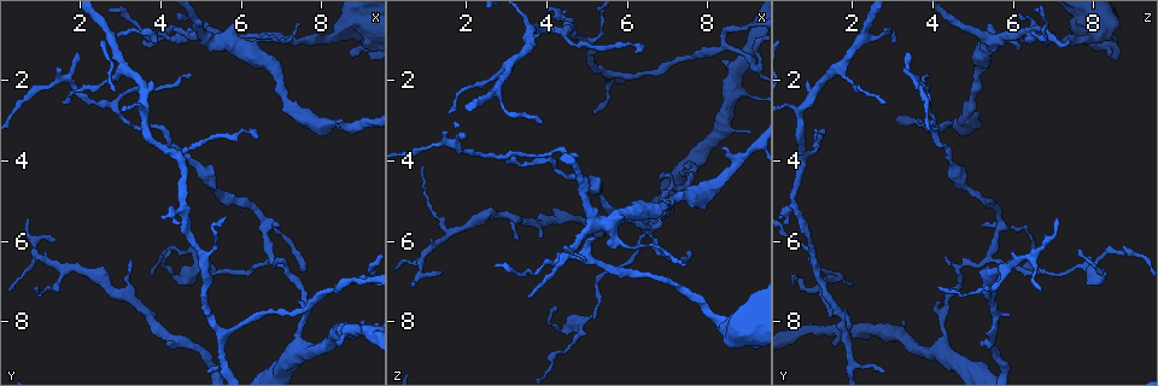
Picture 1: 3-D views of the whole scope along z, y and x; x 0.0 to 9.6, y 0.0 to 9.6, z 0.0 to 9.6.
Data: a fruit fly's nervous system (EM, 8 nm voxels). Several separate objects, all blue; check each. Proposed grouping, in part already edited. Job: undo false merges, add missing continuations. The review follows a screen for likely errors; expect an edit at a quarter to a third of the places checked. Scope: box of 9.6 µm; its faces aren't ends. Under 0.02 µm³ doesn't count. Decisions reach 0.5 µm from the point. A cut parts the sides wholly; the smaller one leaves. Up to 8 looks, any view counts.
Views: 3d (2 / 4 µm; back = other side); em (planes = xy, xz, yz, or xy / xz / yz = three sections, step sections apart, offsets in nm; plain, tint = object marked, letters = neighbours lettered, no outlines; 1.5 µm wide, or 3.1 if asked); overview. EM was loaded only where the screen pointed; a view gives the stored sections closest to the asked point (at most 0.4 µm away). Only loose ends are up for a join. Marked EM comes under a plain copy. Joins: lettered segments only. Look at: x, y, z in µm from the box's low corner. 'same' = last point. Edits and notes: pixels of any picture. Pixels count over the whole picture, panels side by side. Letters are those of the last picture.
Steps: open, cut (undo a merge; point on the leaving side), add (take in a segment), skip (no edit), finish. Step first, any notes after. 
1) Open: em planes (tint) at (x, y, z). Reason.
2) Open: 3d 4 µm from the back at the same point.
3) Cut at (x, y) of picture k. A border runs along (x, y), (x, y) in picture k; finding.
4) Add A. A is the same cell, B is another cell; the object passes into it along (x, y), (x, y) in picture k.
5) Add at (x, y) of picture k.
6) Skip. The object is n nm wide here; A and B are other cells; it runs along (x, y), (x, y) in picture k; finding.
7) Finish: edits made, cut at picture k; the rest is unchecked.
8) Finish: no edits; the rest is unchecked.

Open: em planes (letters) at (8.65, 1.35, 8.45). Free end.

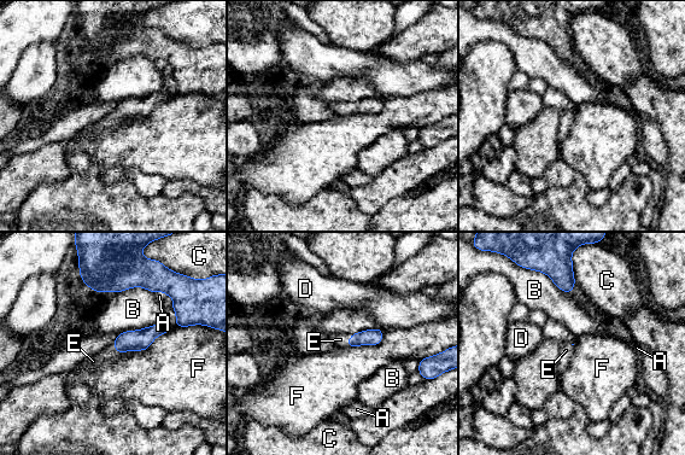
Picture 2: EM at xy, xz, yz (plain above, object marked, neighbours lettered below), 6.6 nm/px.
Add E. The longest contact is with F, 400 nm; E is the same cell, A, B, C, D and F are other cells; the cell continues.

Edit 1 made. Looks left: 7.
Open: 3d 2 µm at (5.30, 6.80, 6.90). Sharp bend.

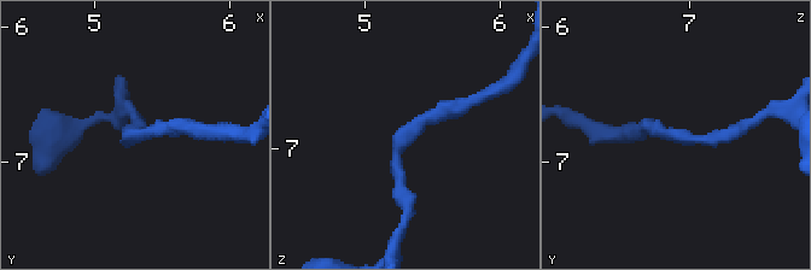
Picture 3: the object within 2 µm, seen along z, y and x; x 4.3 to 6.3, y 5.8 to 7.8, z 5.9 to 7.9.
Open: em planes (letters) at (5.24, 6.78, 6.96).

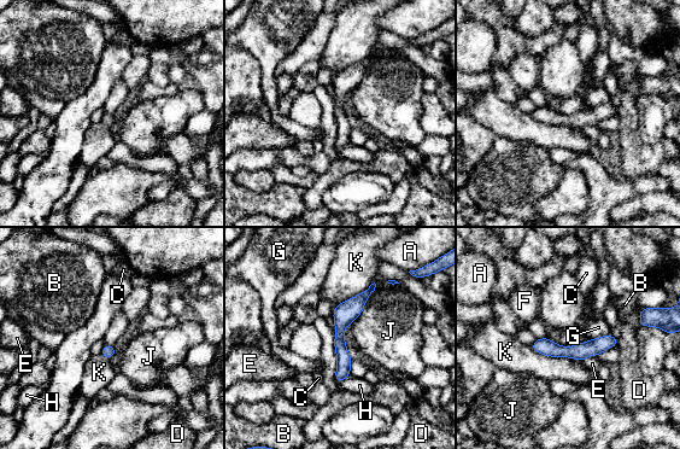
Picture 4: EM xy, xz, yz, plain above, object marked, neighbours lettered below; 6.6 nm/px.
Skip. A, B, C, D, E, F, G, H, J and K are other cells; it runs along (365, 293), (341, 320), (338, 377) in picture 4; continuous, no second cell.

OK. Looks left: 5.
Open: 3d 2 µm at (7.55, 6.70, 6.30). Tapers out.

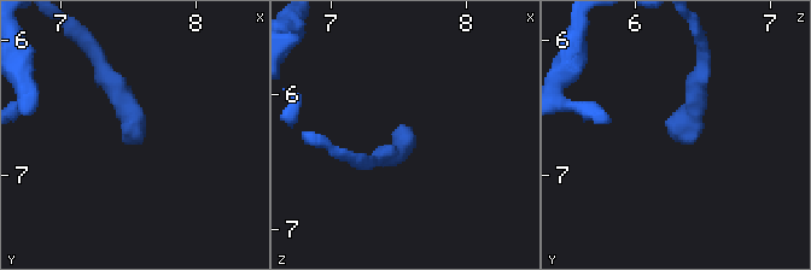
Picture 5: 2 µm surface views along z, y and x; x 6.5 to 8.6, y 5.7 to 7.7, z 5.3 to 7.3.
Open: em yz step 8 (letters) at (7.62, 6.72, 6.26).

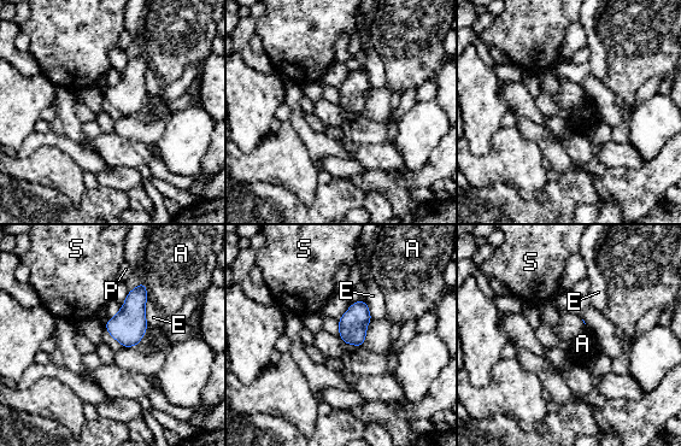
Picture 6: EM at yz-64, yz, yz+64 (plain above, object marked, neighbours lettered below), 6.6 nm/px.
Skip. A, E, P and S are other cells; a border runs along (144, 283), (147, 287) in picture 6; none of them fits.

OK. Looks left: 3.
Finish: edits made, add at picture 2; the rest is unchecked.

